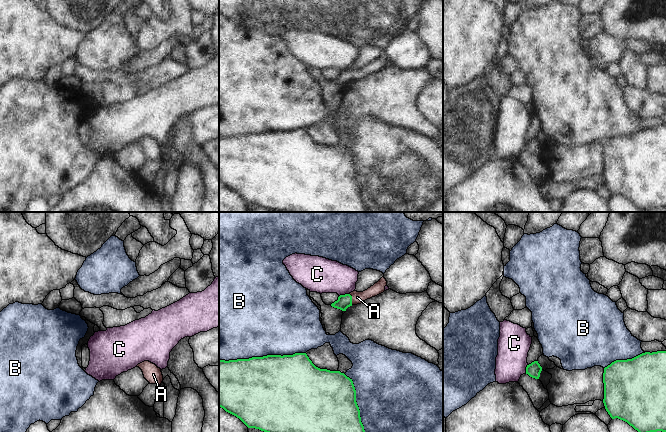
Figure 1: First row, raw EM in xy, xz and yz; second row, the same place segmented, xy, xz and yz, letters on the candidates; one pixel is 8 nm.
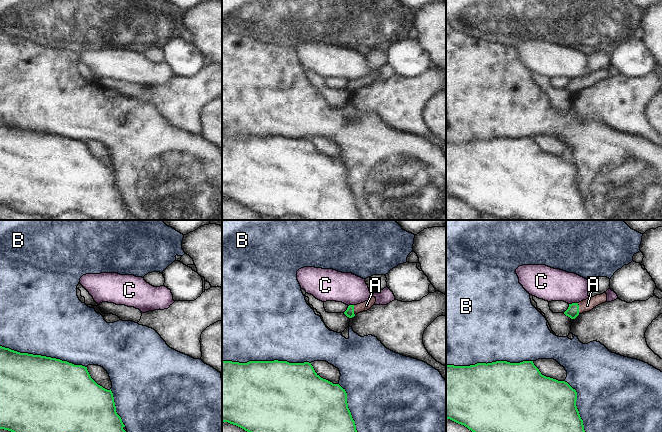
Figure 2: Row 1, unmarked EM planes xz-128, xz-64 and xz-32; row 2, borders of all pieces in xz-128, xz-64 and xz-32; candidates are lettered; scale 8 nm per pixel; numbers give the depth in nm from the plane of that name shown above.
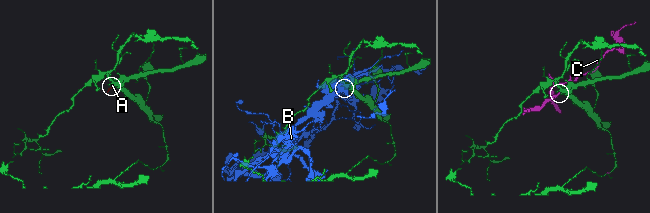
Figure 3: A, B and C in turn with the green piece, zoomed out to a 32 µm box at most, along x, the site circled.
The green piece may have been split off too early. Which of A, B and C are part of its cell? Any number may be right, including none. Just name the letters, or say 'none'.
A

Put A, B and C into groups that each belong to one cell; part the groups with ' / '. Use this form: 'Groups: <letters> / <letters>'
Groups: A / B / C

